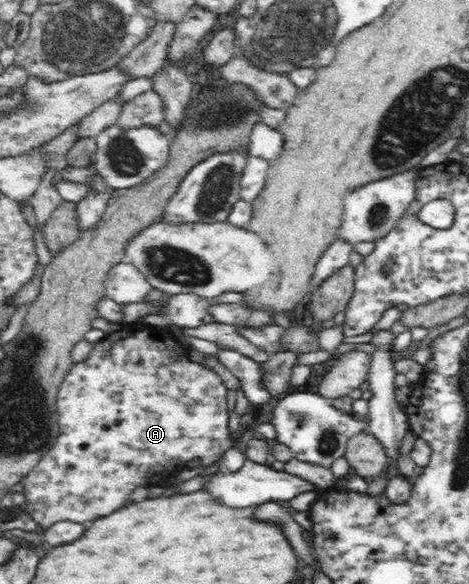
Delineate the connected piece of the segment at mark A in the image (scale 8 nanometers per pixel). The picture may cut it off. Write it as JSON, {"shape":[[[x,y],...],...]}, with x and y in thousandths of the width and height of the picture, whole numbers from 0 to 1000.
{"shape":[[[309,558],[305,568],[267,568],[262,563],[256,567],[249,567],[249,572],[241,575],[241,572],[228,572],[228,579],[222,579],[213,582],[211,586],[203,587],[203,596],[198,596],[198,601],[194,603],[190,613],[181,616],[179,620],[160,622],[147,637],[139,637],[136,647],[132,651],[132,658],[126,661],[124,676],[119,682],[119,704],[122,704],[122,716],[119,723],[126,728],[124,733],[124,745],[122,750],[115,753],[113,764],[109,764],[109,771],[100,774],[96,779],[87,783],[87,788],[77,795],[75,801],[58,812],[58,815],[51,815],[45,818],[43,825],[49,830],[49,842],[47,846],[53,848],[53,875],[66,882],[66,889],[75,890],[81,897],[81,904],[85,909],[85,901],[92,901],[90,911],[96,908],[102,908],[104,902],[111,901],[111,897],[126,896],[132,890],[151,890],[158,896],[166,894],[181,894],[181,890],[203,890],[213,889],[215,885],[237,882],[247,873],[254,873],[258,866],[267,866],[267,856],[284,846],[284,839],[288,839],[294,832],[309,832],[318,834],[322,830],[337,830],[348,832],[348,827],[356,818],[362,815],[369,817],[371,813],[377,813],[377,810],[388,805],[390,801],[397,801],[405,789],[414,788],[416,784],[429,788],[429,796],[435,798],[450,798],[456,795],[465,795],[471,791],[473,783],[478,779],[478,774],[482,771],[488,771],[488,767],[497,765],[497,753],[493,755],[493,740],[488,738],[488,707],[484,707],[484,670],[480,658],[475,656],[475,651],[458,635],[452,632],[446,632],[446,628],[437,628],[424,622],[409,620],[405,613],[399,613],[394,606],[390,606],[390,592],[377,592],[377,589],[369,589],[369,582],[365,582],[365,572],[352,572],[343,568],[330,568],[326,562],[318,565],[316,558]]]}

